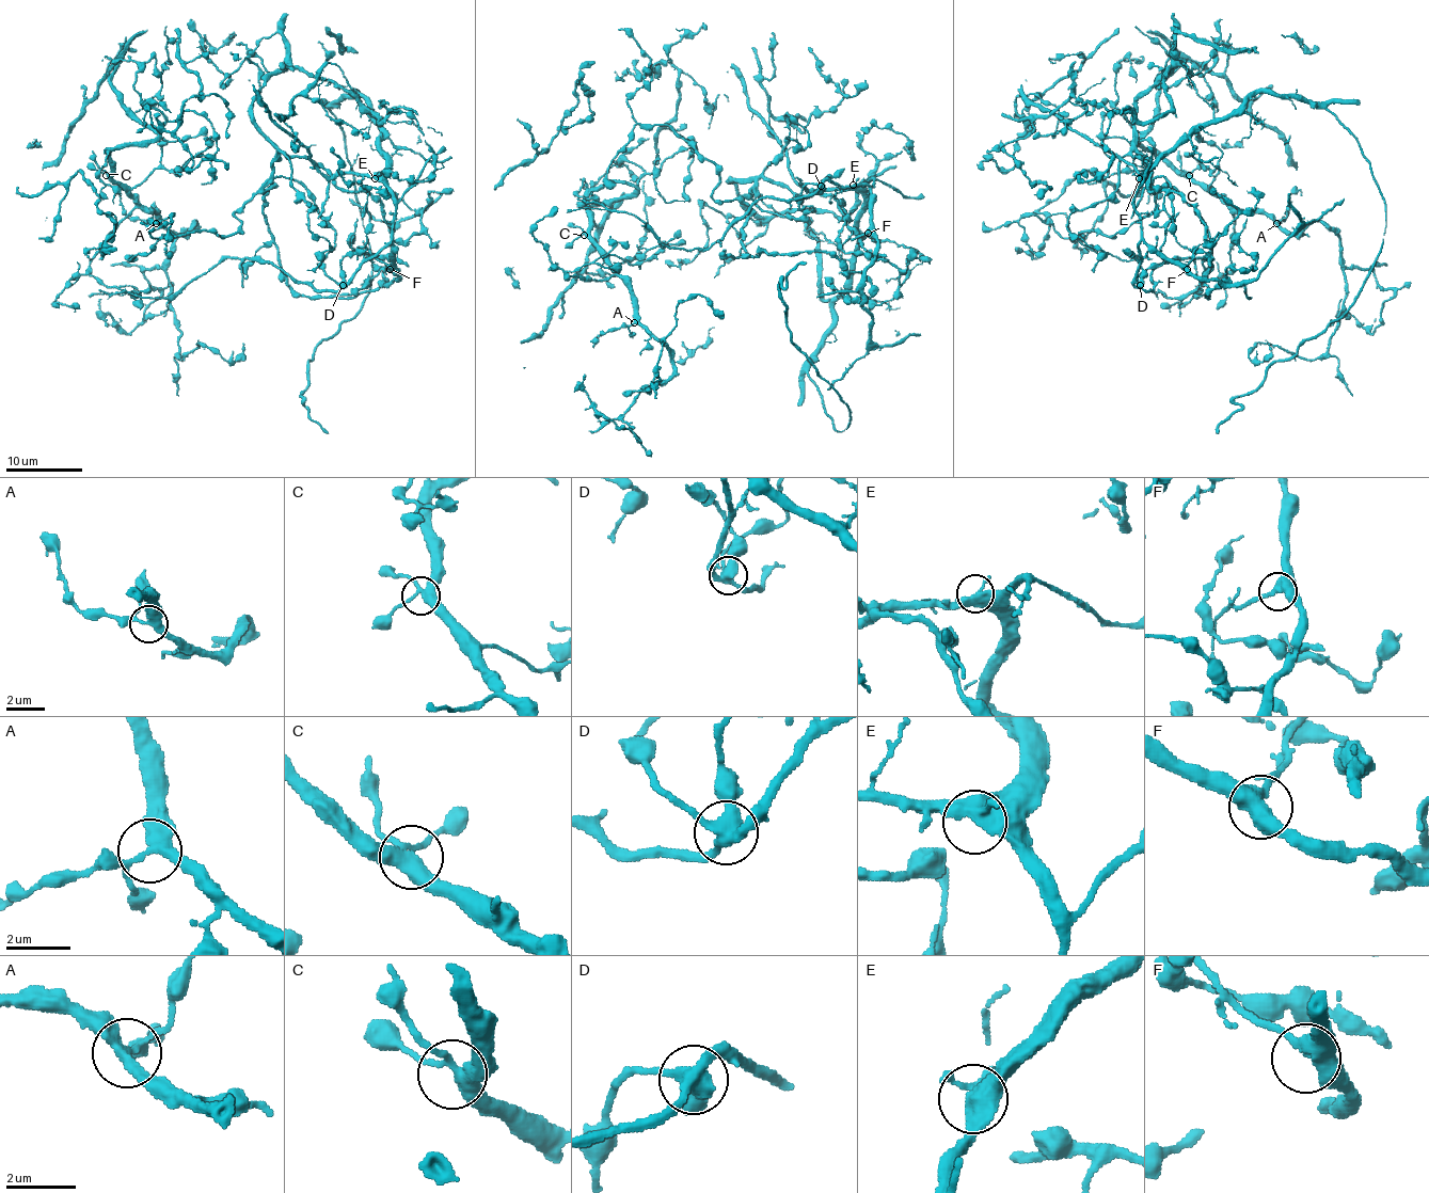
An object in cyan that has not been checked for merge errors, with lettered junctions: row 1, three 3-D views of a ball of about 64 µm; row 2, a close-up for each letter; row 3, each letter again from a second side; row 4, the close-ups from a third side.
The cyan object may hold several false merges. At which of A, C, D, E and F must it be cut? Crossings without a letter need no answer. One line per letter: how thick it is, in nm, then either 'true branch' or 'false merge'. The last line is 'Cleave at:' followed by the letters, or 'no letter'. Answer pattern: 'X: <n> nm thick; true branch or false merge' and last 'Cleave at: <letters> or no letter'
A: 320 nm thick; true branch
C: 360 nm thick; true branch
D: 440 nm thick; false merge
E: 440 nm thick; true branch
F: 440 nm thick; true branch
Cleave at: D

